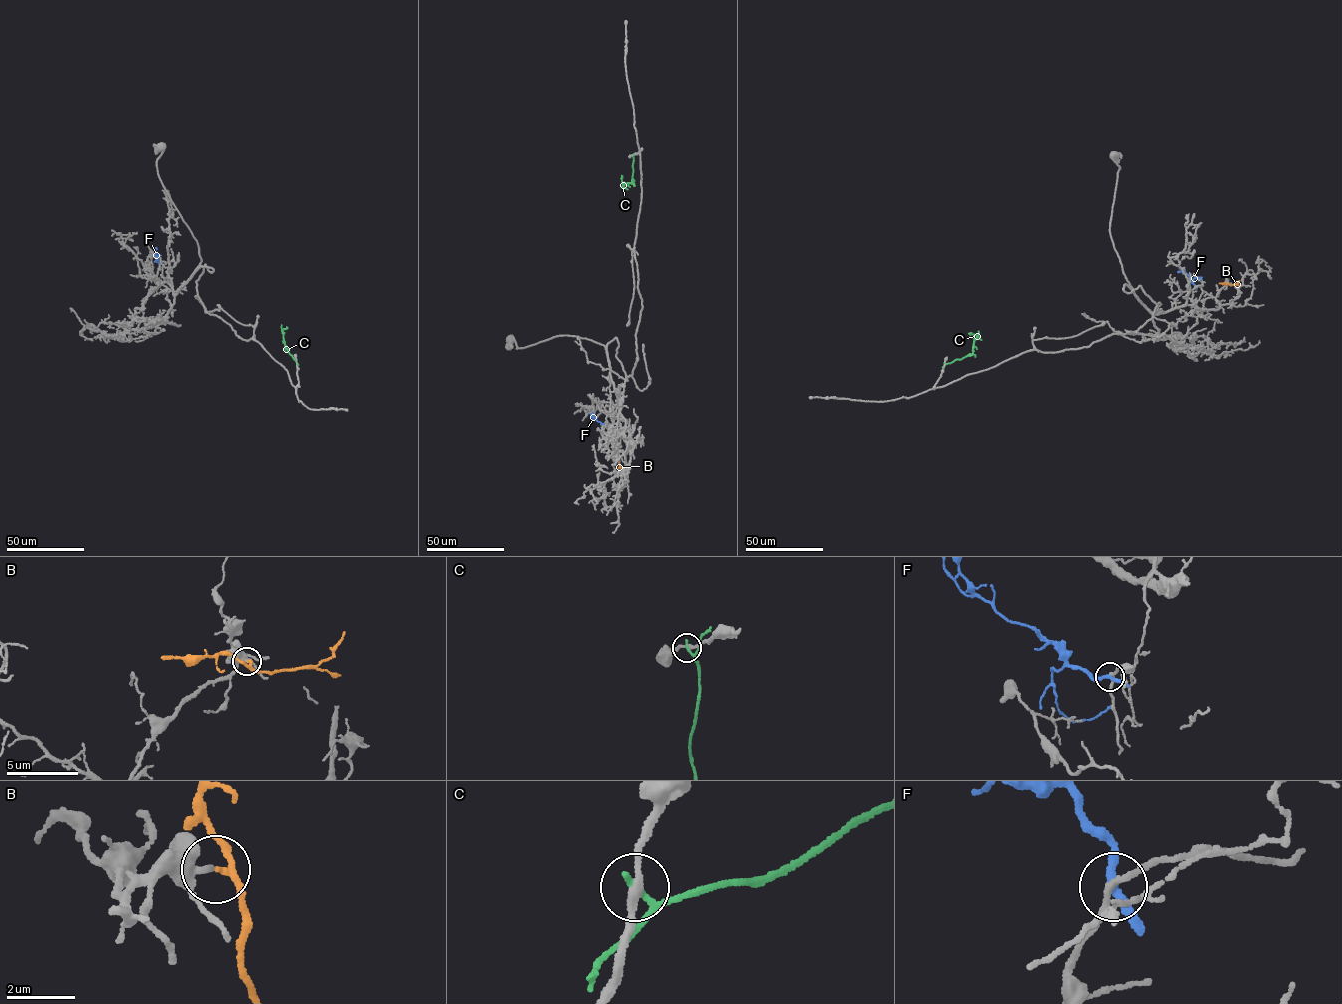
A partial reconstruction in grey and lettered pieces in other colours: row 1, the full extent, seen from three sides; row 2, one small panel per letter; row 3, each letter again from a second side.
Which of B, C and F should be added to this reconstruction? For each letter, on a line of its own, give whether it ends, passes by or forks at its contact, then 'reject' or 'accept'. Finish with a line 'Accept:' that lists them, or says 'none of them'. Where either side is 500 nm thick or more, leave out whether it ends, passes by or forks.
B: it passes by; accept
C: it passes by; reject
F: it passes by; reject
Accept: B

